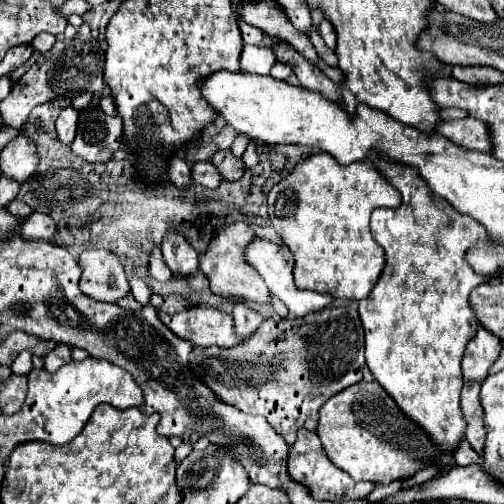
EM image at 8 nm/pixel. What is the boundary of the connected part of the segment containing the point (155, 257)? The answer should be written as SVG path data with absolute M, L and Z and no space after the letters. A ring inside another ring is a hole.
M155 246L155 250L151 250L151 258L149 258L149 274L155 278L155 280L171 280L173 274L169 270L169 266L163 262L161 258L161 248Z

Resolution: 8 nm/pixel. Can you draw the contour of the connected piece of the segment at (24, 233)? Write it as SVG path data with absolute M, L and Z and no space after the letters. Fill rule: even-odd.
M33 212L21 224L21 238L25 240L51 240L55 234L55 222L47 214Z

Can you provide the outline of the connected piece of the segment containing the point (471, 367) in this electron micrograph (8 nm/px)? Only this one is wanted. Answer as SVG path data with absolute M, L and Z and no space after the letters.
M479 326L475 338L471 338L463 354L463 378L485 380L489 366L499 356L499 350L499 338L495 338L495 334L489 334L489 330L483 330L483 326Z

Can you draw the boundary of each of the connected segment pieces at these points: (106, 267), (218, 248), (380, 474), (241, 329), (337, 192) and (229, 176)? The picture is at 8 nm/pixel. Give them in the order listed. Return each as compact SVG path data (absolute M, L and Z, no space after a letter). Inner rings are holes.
M85 250L77 262L83 268L81 290L89 298L95 298L99 302L117 302L129 294L129 284L127 284L123 266L121 266L119 258L115 258L115 254L111 254L109 250Z
M233 222L233 224L213 228L211 240L209 240L205 252L199 254L199 266L205 272L213 294L231 296L231 298L241 296L243 300L269 304L269 290L267 290L263 278L259 278L259 274L255 274L255 270L243 258L243 250L253 238L255 238L255 232L245 222Z
M359 382L335 394L335 398L329 398L319 410L317 426L317 436L321 438L327 458L337 468L345 470L353 480L365 480L373 484L391 484L395 480L407 480L427 466L441 466L441 452L437 450L435 442L425 436L423 428L417 426L411 432L413 422L407 420L401 428L397 428L401 432L391 436L391 424L383 416L405 414L383 390L383 386L379 386L379 382Z
M241 298L235 300L235 306L233 306L233 318L235 318L235 328L237 328L237 334L241 334L243 338L251 336L259 324L261 324L261 314L251 310L247 306L247 302L243 302Z
M317 152L295 166L291 174L287 174L279 184L273 186L269 192L269 218L283 238L285 246L295 256L295 286L299 290L313 290L323 294L335 294L335 298L349 298L349 300L363 300L367 298L369 290L375 286L383 266L385 256L383 248L373 242L369 232L369 216L375 208L381 206L399 206L401 194L395 186L383 180L383 176L365 160L351 162L341 166L331 158L327 152Z
M219 150L219 152L211 158L211 162L215 162L221 178L227 180L227 182L239 180L239 178L243 176L243 172L245 172L243 162L237 160L229 150Z

